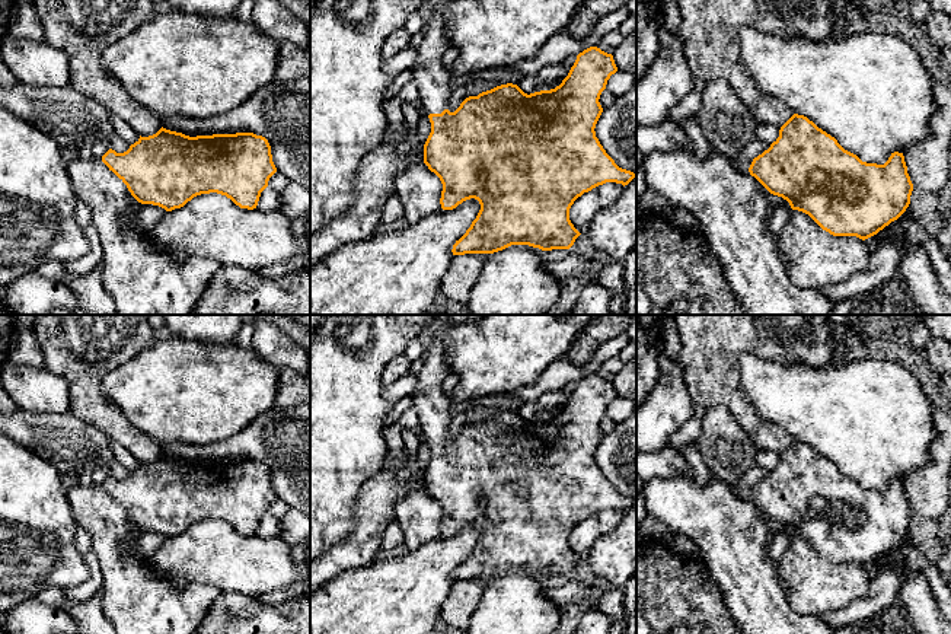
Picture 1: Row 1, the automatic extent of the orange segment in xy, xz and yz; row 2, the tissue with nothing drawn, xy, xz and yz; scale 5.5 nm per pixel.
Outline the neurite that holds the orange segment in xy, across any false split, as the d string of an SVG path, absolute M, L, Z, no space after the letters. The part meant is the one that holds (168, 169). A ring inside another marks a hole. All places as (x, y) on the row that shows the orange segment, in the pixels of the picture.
M160 128L124 153L109 149L102 162L141 204L172 211L194 197L217 192L253 210L277 172L271 146L253 133L189 137Z

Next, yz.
M798 114L781 127L770 147L753 159L749 172L770 194L786 200L792 210L808 214L823 230L862 240L897 220L909 207L913 191L903 153L891 153L884 165L862 162Z

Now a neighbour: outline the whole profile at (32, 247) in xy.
M0 106L0 284L33 273L47 261L73 261L89 251L74 210L77 197L61 163L61 147Z

